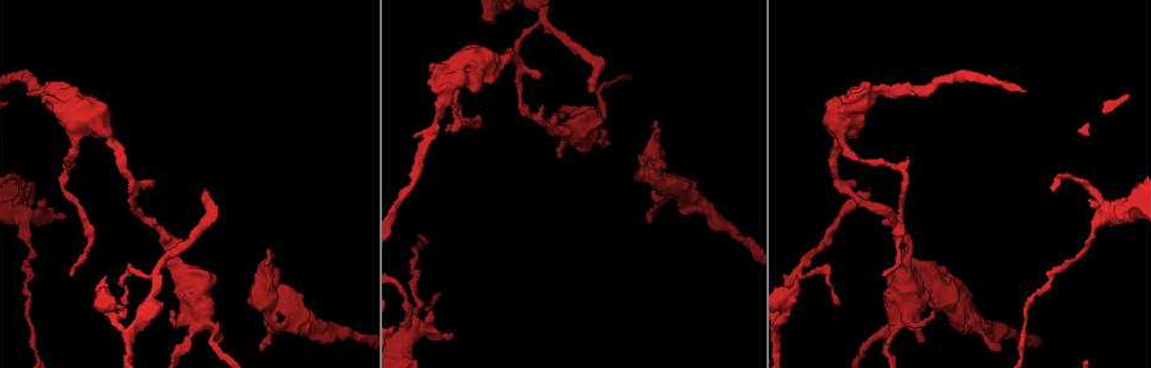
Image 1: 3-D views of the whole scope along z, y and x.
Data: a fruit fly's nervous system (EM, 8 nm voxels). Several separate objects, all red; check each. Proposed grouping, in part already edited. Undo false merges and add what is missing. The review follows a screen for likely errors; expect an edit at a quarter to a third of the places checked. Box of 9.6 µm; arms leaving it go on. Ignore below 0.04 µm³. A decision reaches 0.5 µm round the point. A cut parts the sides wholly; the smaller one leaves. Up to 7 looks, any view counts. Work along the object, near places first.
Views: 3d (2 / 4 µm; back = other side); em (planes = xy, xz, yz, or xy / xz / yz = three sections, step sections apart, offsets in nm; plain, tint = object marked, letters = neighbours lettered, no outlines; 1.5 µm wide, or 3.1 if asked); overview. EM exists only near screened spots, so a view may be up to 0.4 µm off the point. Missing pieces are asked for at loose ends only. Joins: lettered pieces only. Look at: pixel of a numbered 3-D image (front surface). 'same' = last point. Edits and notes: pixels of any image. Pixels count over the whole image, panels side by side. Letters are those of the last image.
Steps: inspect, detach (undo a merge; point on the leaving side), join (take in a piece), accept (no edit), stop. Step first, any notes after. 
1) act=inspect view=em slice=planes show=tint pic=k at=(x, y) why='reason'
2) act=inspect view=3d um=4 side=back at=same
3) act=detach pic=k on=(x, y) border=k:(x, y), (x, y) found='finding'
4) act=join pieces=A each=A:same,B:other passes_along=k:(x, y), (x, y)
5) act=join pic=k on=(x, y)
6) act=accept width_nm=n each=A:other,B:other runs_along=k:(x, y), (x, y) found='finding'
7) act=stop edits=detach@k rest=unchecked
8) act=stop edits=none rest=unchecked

act=inspect view=em slice=yz step=4 show=plain pic=1 at=(204, 191)

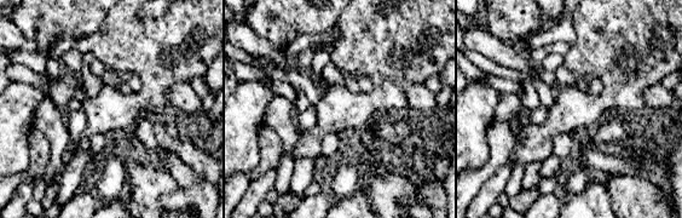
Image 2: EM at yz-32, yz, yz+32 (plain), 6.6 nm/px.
act=inspect view=em slice=yz step=4 show=letters at=same

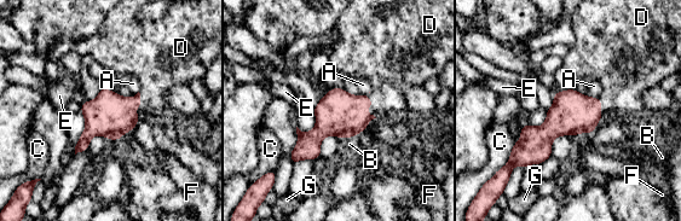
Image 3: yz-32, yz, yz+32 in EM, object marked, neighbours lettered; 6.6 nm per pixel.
act=join pieces=D longest_contact=D:180nm each=A:other,B:other,C:other,D:same,E:other,F:other,G:other passes_along=3:(339, 114), (368, 108), (390, 77) found='the cell continues'

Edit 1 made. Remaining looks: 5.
act=inspect view=em slice=yz step=4 show=letters pic=1 at=(477, 92) why='thick end'

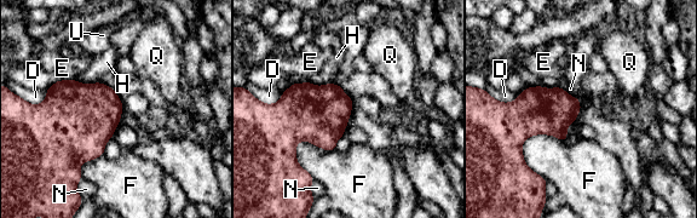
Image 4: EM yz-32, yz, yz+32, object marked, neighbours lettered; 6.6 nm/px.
act=inspect view=em slice=planes show=letters at=same why='cut it another way'

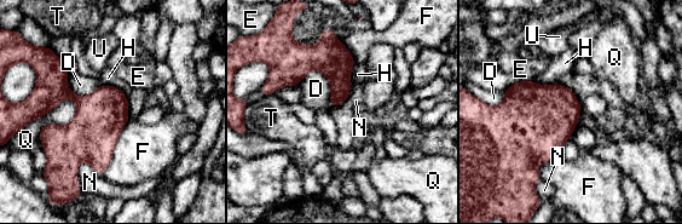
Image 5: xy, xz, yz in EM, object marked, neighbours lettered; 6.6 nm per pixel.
act=accept each=D:other,E:other,F:other,H:other,N:other,Q:other,T:other,U:other border=5:(77, 165), (87, 162), (100, 176) found='no lettered piece goes on from it'

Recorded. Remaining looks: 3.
act=inspect view=em slice=planes show=plain pic=1 at=(650, 223) why='tapers out'

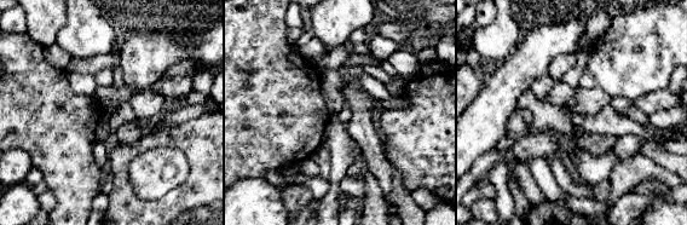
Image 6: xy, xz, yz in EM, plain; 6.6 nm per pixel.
act=inspect view=em slice=planes show=letters at=same why='what lies round it'

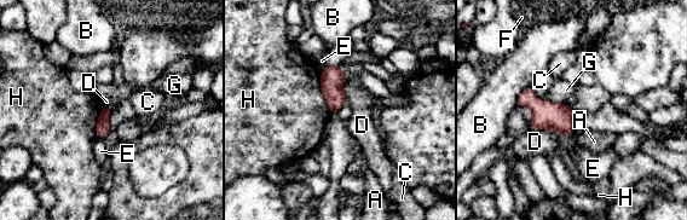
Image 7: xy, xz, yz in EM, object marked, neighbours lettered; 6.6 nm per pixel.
act=accept each=A:other,B:other,C:other,D:other,E:other,F:other,G:other,H:other border=7:(341, 69), (346, 99) found='no lettered piece goes on from it'

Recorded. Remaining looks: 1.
act=stop edits=join@3 rest=unchecked

